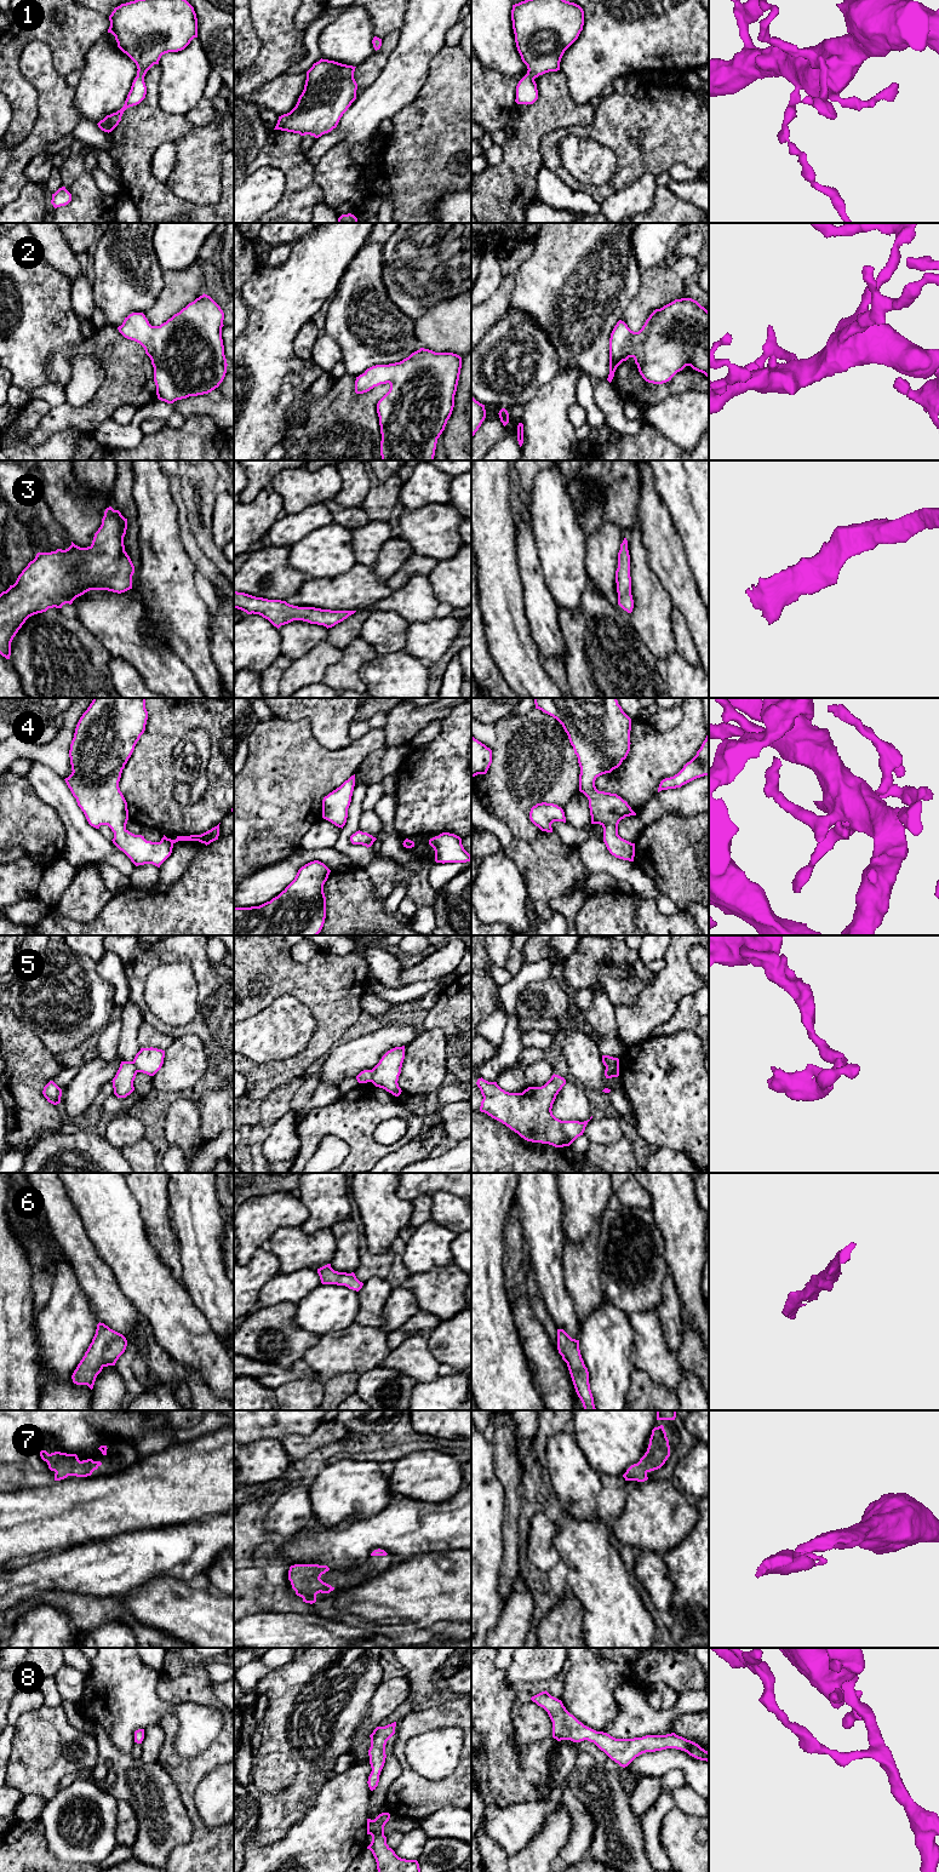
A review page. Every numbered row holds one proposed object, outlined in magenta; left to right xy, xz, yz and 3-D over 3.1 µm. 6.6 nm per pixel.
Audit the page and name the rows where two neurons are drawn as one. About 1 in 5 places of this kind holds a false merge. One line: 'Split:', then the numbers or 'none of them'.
Split: 5

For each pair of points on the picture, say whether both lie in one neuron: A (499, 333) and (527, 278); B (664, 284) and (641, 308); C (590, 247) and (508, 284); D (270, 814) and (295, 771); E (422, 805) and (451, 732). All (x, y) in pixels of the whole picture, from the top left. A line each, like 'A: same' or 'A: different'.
A: different
B: same
C: different
D: same
E: same

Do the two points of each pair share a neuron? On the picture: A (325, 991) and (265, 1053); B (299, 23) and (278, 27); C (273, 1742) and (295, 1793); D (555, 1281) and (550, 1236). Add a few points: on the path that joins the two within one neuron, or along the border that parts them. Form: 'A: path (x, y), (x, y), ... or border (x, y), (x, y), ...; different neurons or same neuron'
A: border (285, 992), (309, 1008), (315, 1020), (313, 1036); different neurons
B: border (295, 12), (295, 27), (302, 34); different neurons
C: path (285, 1755), (288, 1758), (288, 1779), (291, 1781); same neuron
D: path (550, 1270), (550, 1247); same neuron

